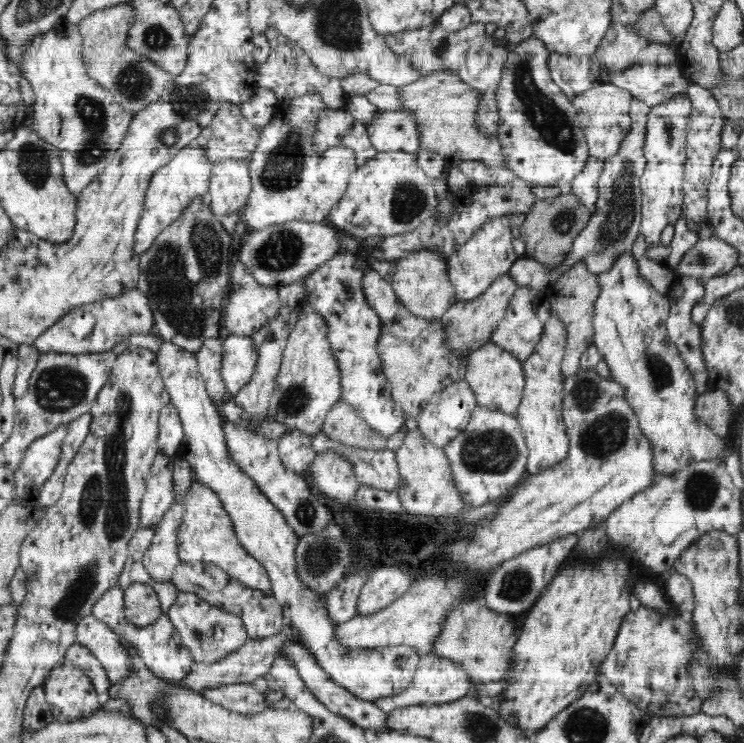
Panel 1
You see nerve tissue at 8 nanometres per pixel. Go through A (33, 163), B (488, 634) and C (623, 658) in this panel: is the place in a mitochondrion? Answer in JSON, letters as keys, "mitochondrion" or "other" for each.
{"A":"mitochondrion","B":"other","C":"other"}

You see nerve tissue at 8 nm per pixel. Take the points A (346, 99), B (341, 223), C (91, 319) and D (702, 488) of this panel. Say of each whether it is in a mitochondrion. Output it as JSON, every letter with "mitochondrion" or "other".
{"A":"other","B":"other","C":"other","D":"mitochondrion"}

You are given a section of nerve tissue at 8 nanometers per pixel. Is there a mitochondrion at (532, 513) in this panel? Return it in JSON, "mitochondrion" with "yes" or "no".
{"mitochondrion":"no"}

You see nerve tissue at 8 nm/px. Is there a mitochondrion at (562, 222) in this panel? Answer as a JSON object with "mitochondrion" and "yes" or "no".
{"mitochondrion":"yes"}

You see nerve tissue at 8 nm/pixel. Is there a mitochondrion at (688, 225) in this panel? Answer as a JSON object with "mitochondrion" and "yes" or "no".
{"mitochondrion":"no"}

